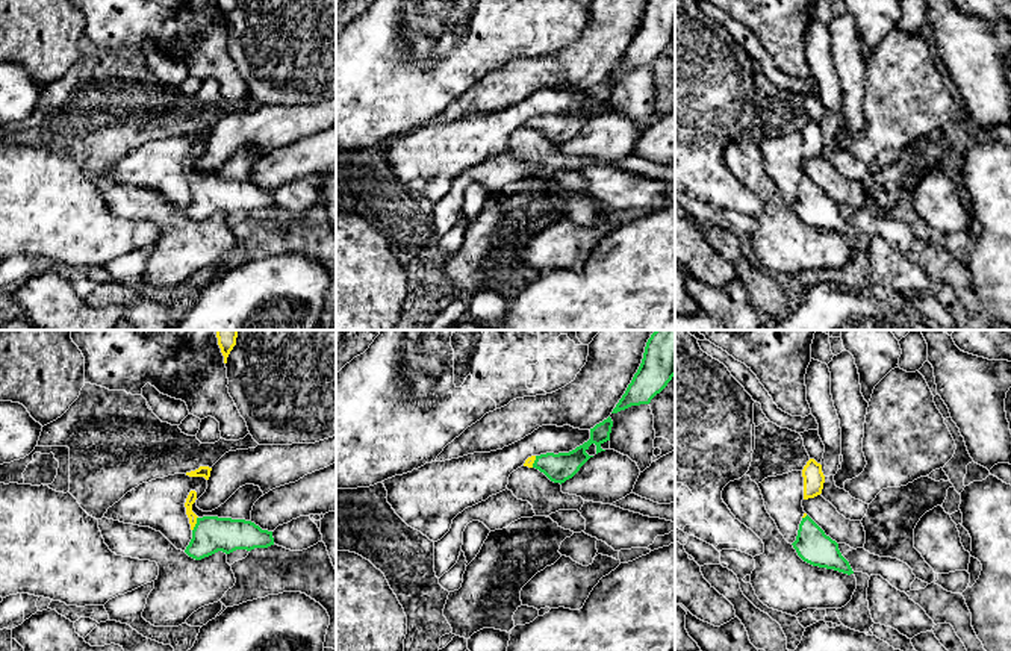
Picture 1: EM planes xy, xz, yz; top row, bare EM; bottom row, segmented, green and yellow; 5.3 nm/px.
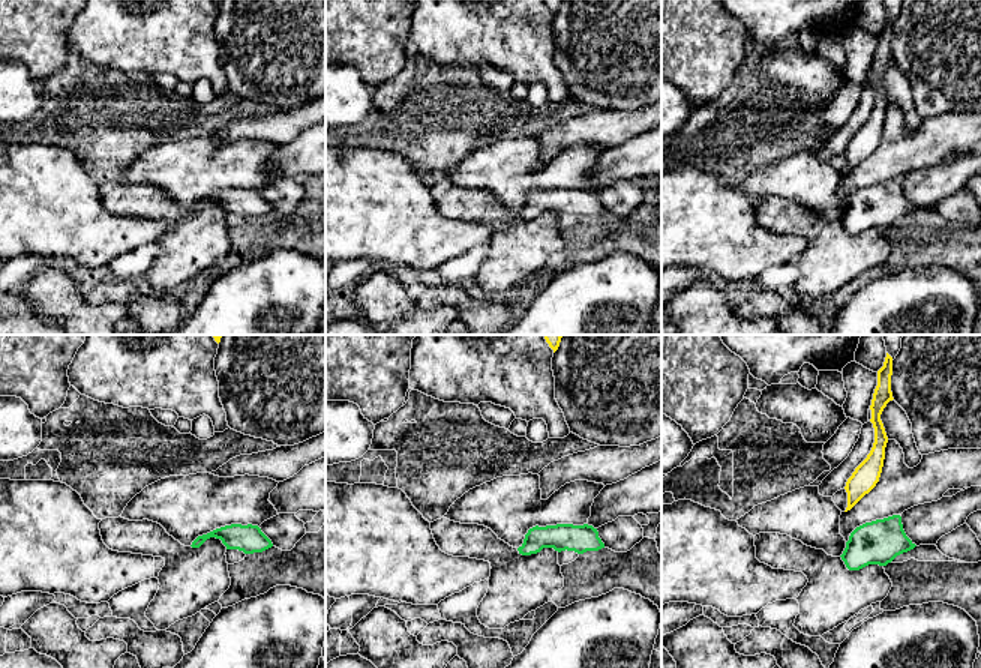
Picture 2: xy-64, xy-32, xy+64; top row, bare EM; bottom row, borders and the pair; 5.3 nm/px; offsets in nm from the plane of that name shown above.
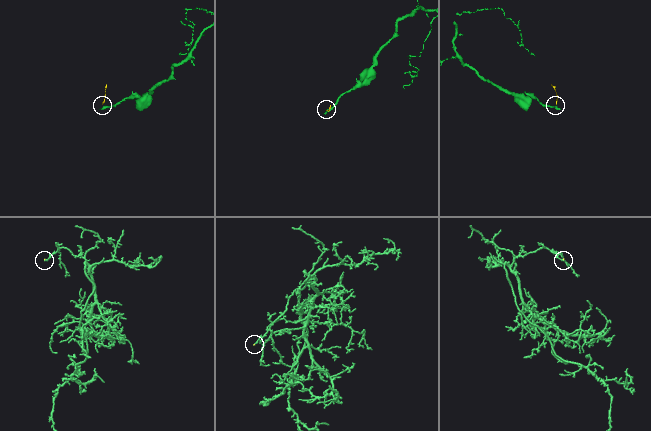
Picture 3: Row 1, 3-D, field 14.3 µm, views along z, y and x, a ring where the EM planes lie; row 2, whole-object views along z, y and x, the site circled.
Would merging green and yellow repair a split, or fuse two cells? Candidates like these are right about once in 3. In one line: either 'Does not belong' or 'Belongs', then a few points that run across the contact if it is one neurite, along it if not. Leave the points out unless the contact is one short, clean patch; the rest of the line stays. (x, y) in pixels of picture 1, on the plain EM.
Belongs. Line: xy (211, 196), (195, 185), (189, 173), (191, 159)

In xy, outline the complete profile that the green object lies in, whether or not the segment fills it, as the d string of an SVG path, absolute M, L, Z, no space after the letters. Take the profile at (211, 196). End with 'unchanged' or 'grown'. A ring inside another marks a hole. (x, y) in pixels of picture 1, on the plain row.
M191 151L185 164L192 191L192 200L185 210L189 218L201 221L218 212L230 215L236 210L251 212L274 206L272 192L262 191L251 182L218 177L198 179L192 173L195 160L197 153Z; grown

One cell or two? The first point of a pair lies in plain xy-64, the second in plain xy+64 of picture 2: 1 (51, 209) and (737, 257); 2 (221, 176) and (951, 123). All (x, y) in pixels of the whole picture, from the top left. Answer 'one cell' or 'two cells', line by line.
1: one cell
2: two cells

